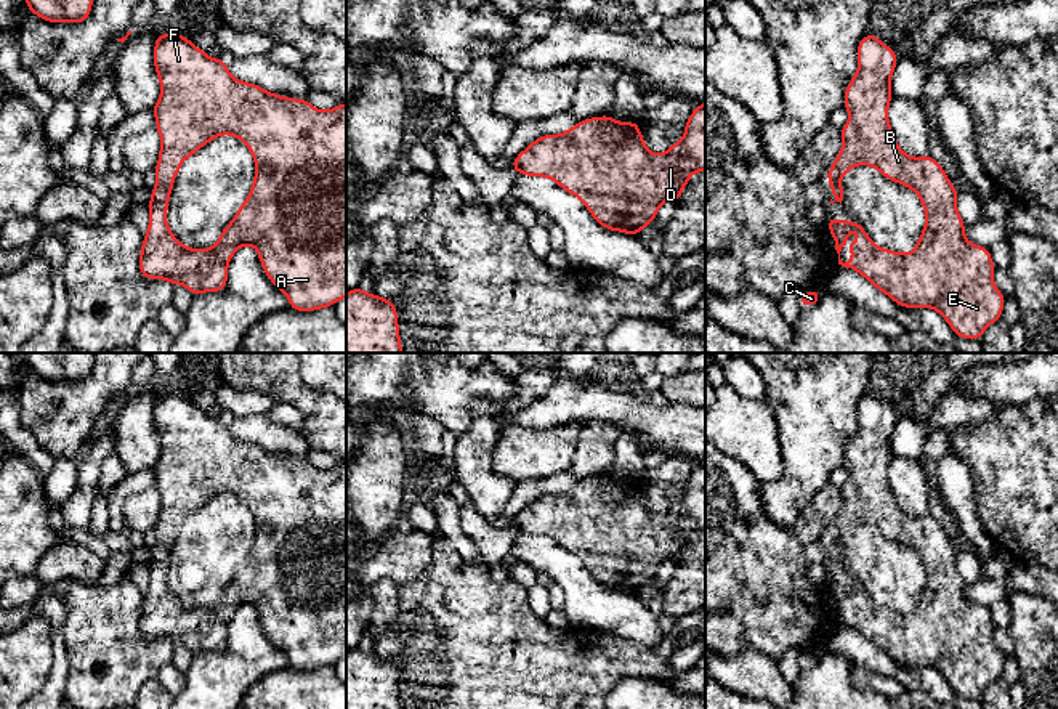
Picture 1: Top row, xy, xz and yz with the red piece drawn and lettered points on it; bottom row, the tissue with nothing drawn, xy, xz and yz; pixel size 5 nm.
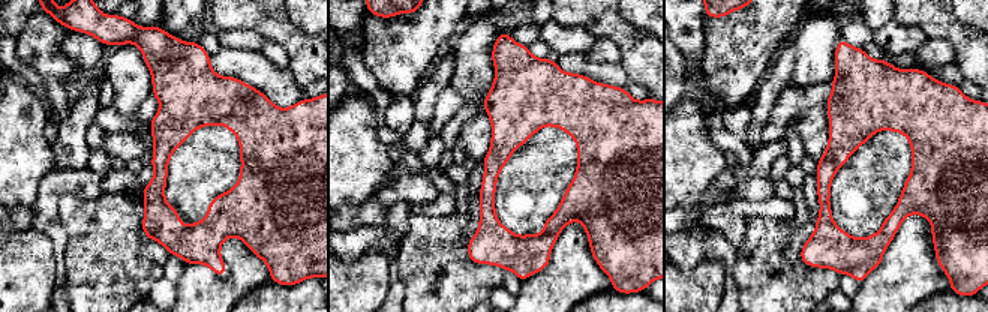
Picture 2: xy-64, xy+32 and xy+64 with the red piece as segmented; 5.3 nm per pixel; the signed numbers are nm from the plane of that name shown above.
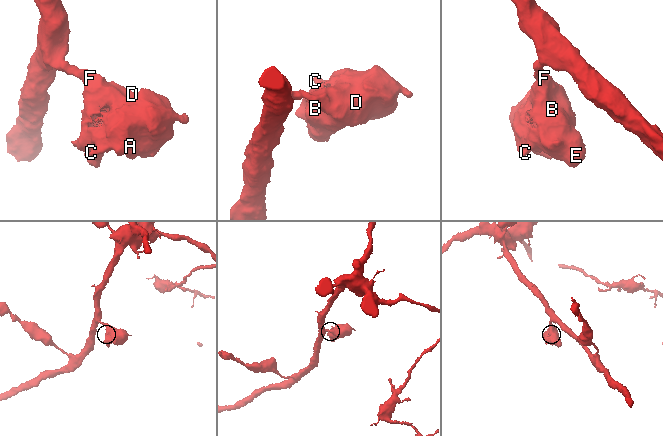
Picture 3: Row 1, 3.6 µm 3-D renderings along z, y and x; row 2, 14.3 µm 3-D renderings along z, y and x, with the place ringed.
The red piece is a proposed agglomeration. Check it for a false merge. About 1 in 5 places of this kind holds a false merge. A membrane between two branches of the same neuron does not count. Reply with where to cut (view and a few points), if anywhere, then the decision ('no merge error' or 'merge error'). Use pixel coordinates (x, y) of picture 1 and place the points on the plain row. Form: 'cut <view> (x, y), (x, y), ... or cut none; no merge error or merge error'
cut none; no merge error

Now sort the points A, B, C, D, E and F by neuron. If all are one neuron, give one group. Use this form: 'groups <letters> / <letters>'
groups A B C D E F

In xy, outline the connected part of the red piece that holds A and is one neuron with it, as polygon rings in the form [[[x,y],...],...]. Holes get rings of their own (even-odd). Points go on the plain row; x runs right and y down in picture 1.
[[[159,393],[154,404],[154,427],[160,440],[160,457],[152,470],[160,494],[159,521],[154,528],[155,545],[149,558],[149,585],[139,611],[139,632],[146,638],[164,638],[184,645],[194,656],[221,651],[228,643],[228,624],[242,605],[253,605],[263,630],[284,651],[295,671],[314,671],[333,666],[346,656],[346,464],[317,470],[308,459],[281,456],[260,444],[242,441],[229,433],[224,419],[210,417],[186,395]],[[215,496],[239,497],[255,518],[255,537],[250,553],[218,602],[208,608],[189,608],[167,584],[168,560],[181,523]]]

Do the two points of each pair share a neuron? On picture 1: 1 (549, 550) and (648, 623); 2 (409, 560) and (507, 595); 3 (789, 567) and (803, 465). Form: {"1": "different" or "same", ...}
{"1": "same", "2": "different", "3": "different"}

